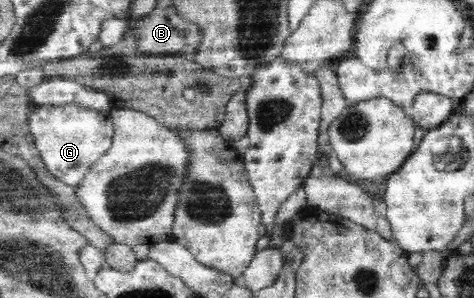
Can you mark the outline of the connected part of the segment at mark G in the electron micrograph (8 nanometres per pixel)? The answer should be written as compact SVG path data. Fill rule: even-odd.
M31 105L29 131L47 170L64 184L77 188L88 170L112 145L114 123L108 113L68 105Z

